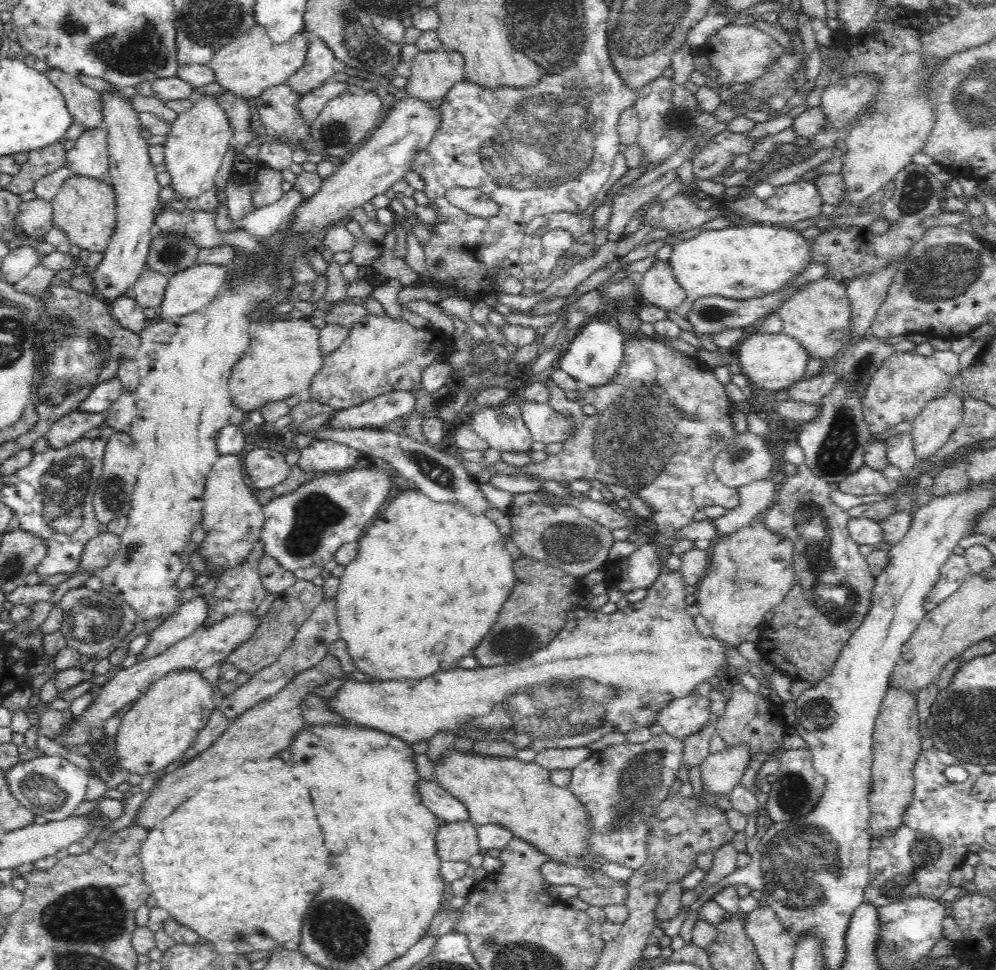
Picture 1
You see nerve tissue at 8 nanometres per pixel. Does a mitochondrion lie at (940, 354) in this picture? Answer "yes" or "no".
no

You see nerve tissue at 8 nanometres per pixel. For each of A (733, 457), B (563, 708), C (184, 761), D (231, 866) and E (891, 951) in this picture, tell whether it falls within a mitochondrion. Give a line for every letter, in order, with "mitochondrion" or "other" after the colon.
A: mitochondrion
B: mitochondrion
C: other
D: other
E: mitochondrion

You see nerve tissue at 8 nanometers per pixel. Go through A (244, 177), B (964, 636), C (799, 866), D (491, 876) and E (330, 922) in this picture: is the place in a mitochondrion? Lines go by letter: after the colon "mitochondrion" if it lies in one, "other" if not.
A: other
B: other
C: mitochondrion
D: other
E: mitochondrion

